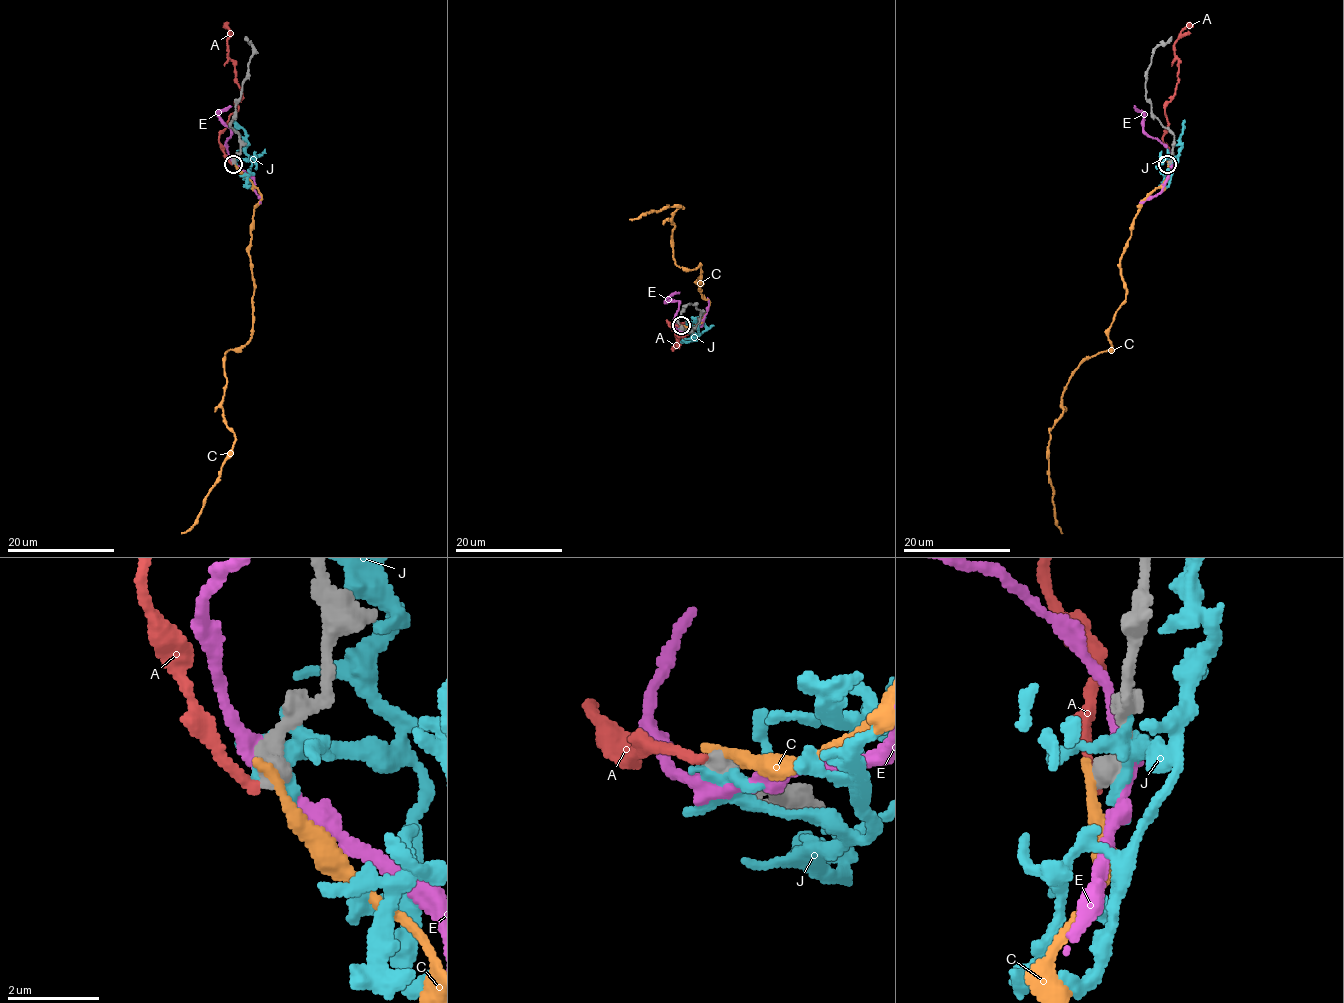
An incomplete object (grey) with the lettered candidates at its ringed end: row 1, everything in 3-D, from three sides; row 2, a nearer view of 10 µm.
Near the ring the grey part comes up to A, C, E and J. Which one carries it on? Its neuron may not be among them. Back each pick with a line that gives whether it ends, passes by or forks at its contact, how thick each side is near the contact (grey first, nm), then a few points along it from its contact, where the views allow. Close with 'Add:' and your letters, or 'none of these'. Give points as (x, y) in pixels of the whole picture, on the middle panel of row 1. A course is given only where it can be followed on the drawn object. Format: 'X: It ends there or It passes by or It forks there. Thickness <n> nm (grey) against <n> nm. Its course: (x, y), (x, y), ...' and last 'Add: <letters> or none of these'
Add: none of these

